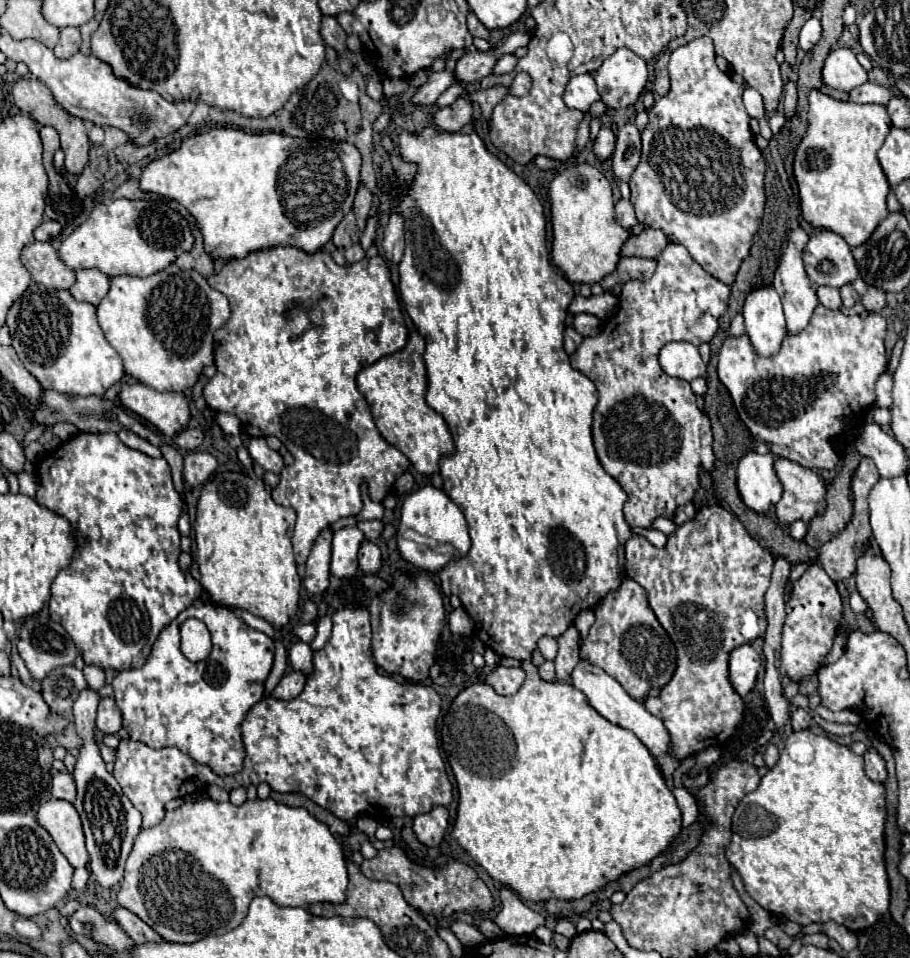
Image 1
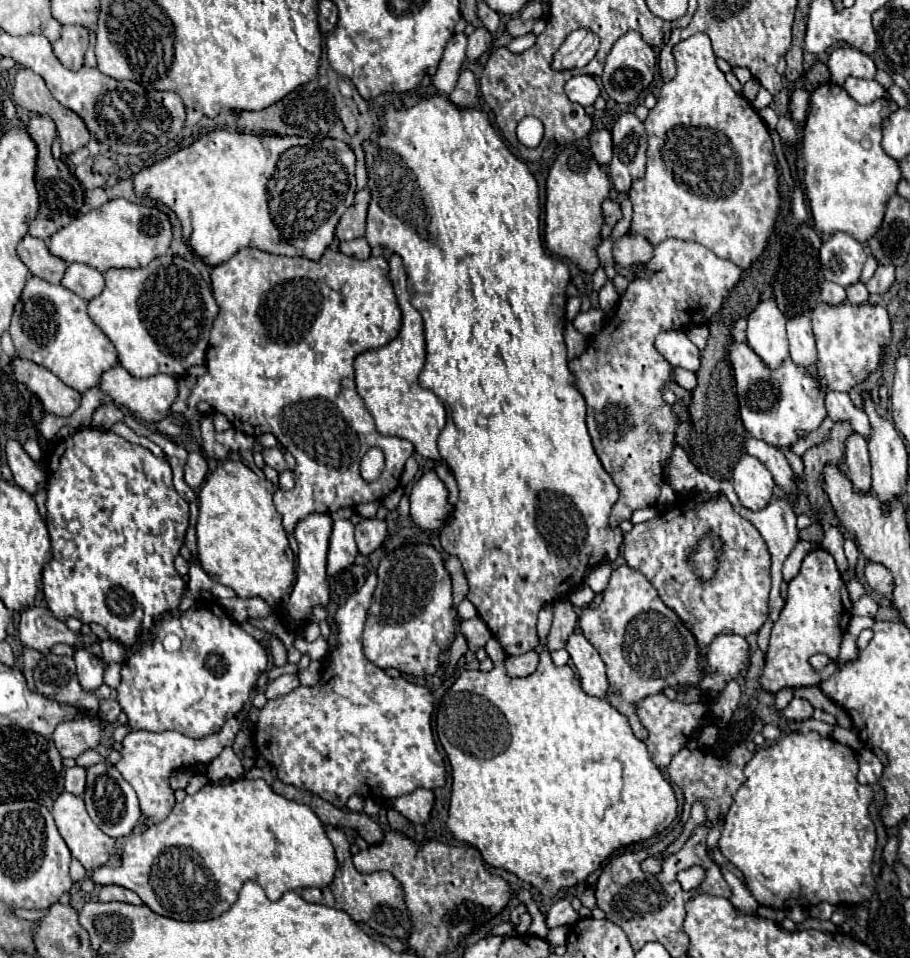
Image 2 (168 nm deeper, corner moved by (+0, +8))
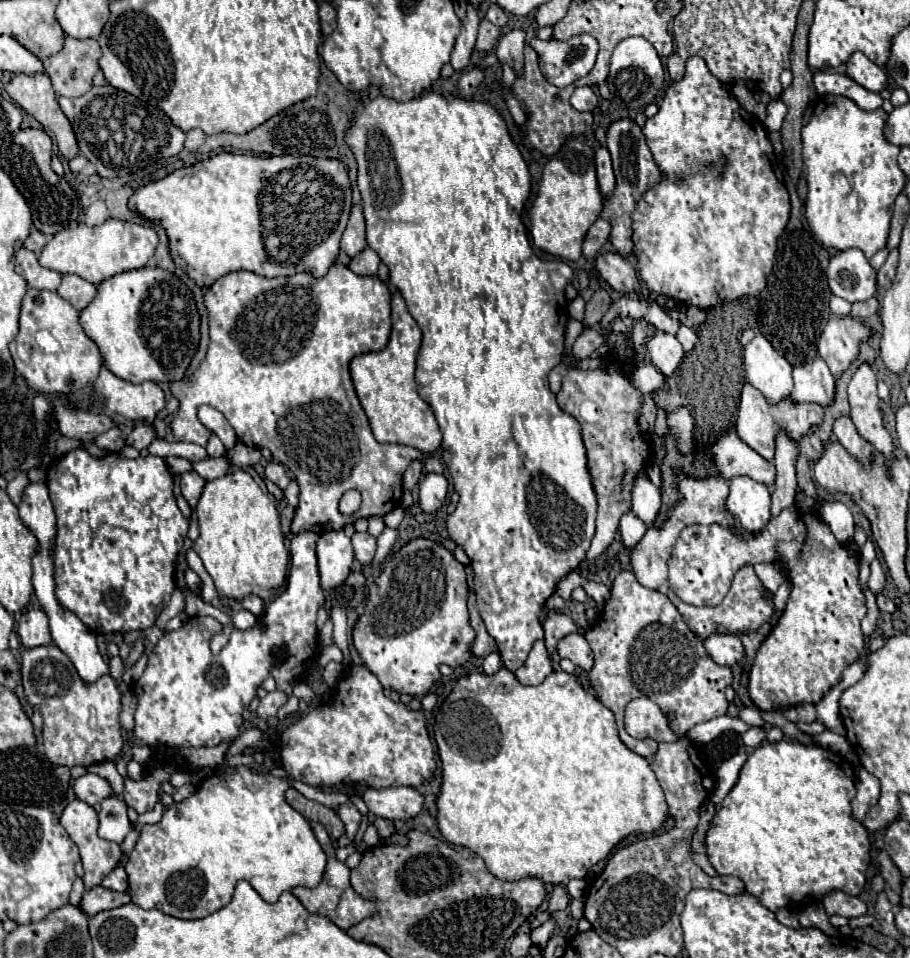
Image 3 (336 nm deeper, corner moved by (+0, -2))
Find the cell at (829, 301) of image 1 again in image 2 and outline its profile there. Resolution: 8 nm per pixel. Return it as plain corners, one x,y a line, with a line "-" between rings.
824,282
824,286
822,286
822,300
826,304
842,304
842,302
846,302
846,290
840,284

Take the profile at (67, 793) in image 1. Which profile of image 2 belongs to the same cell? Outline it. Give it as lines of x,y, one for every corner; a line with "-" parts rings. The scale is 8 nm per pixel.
82,766
66,768
66,772
64,772
64,786
66,786
66,792
72,792
72,794
76,794
76,796
82,796
84,786
86,786
84,768
82,768

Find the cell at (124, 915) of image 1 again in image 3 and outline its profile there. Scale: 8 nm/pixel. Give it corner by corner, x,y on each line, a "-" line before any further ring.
94,886
90,892
84,892
80,908
88,916
96,916
102,910
112,910
112,908
124,906
128,902
130,902
128,892
112,892
112,890
104,890
100,886

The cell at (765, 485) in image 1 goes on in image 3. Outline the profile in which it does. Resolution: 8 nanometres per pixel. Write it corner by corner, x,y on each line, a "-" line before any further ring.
736,476
730,480
730,494
726,500
726,508
732,516
738,516
738,522
746,532
758,534
770,522
770,490
766,488
766,484
760,484
748,476

